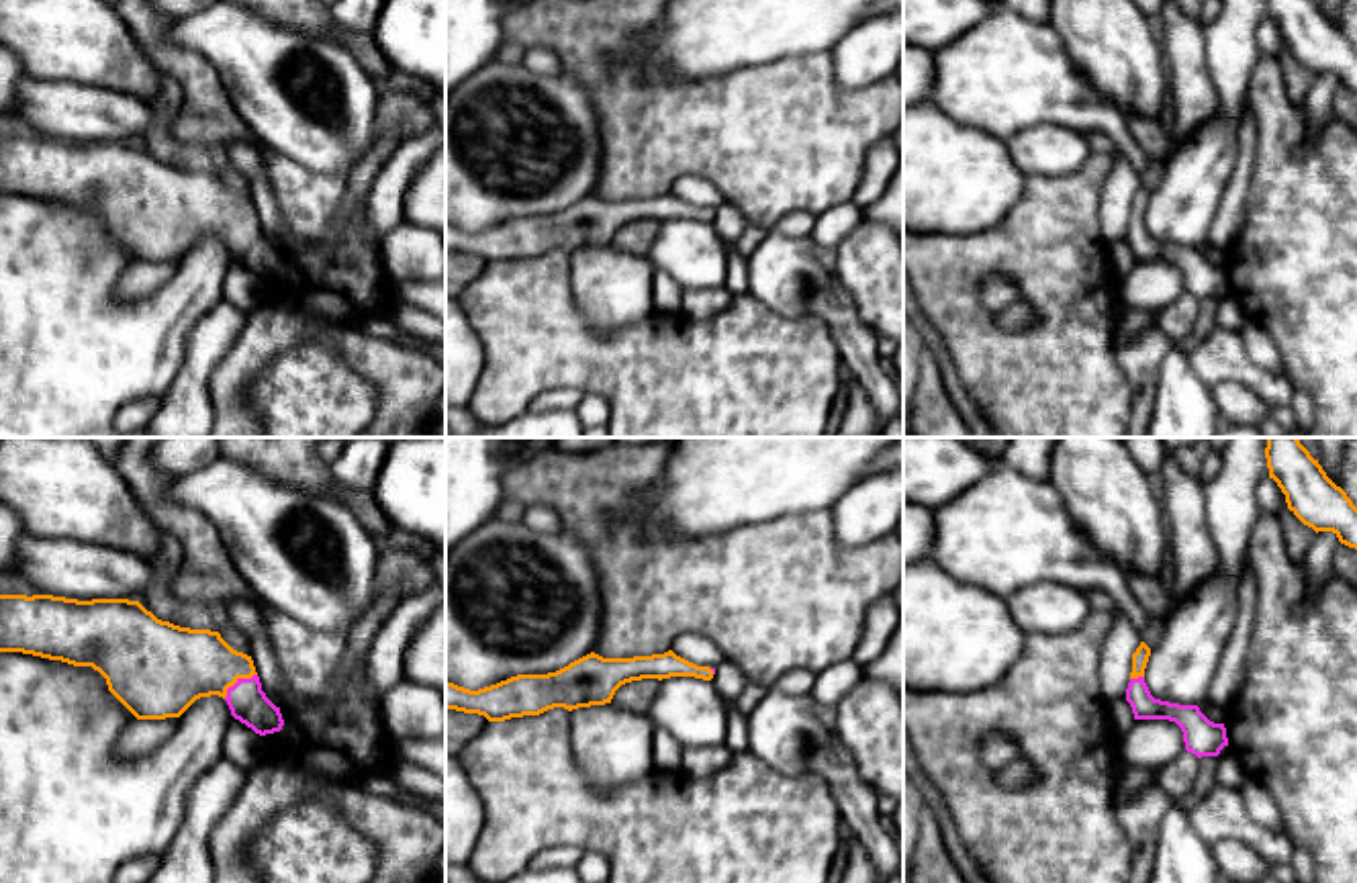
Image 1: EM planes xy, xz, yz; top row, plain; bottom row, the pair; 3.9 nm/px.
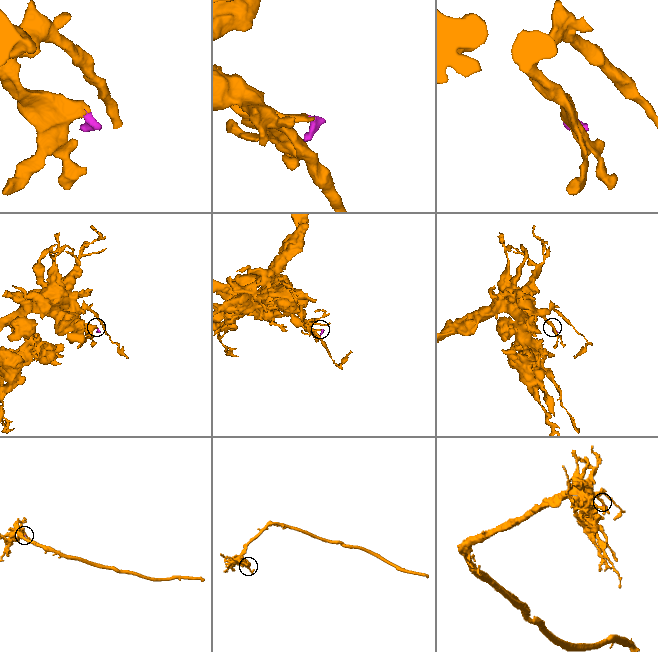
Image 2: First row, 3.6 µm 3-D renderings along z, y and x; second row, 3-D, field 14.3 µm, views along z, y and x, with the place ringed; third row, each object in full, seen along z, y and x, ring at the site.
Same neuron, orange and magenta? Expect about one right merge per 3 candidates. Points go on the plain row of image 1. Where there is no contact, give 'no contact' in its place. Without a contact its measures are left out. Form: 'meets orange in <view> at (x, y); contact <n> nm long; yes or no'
meets orange in xy at (238, 219); contact 170 nm long; yes

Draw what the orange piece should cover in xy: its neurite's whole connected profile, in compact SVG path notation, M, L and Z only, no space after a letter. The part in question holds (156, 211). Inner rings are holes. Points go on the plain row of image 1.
M0 137L0 194L92 208L137 262L180 260L196 241L219 237L231 258L260 278L284 268L280 249L262 233L251 198L233 192L219 174L161 164L139 143Z

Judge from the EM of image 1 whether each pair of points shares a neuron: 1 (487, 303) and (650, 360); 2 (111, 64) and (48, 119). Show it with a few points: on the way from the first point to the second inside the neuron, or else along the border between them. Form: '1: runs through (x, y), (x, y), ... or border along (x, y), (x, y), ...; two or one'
1: runs through (528, 323), (567, 354), (610, 360); one
2: border along (39, 78), (103, 84), (133, 95); two

